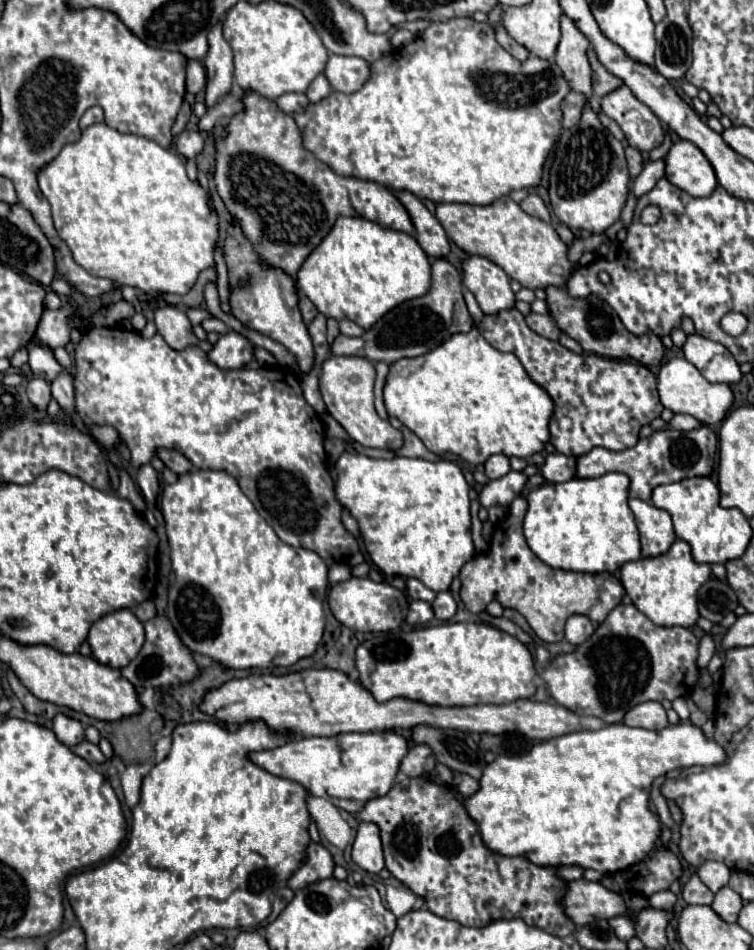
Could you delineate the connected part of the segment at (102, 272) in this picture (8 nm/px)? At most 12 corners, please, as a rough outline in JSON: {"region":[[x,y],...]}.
{"region":[[106,124],[38,184],[74,262],[186,294],[214,266],[208,192]]}

